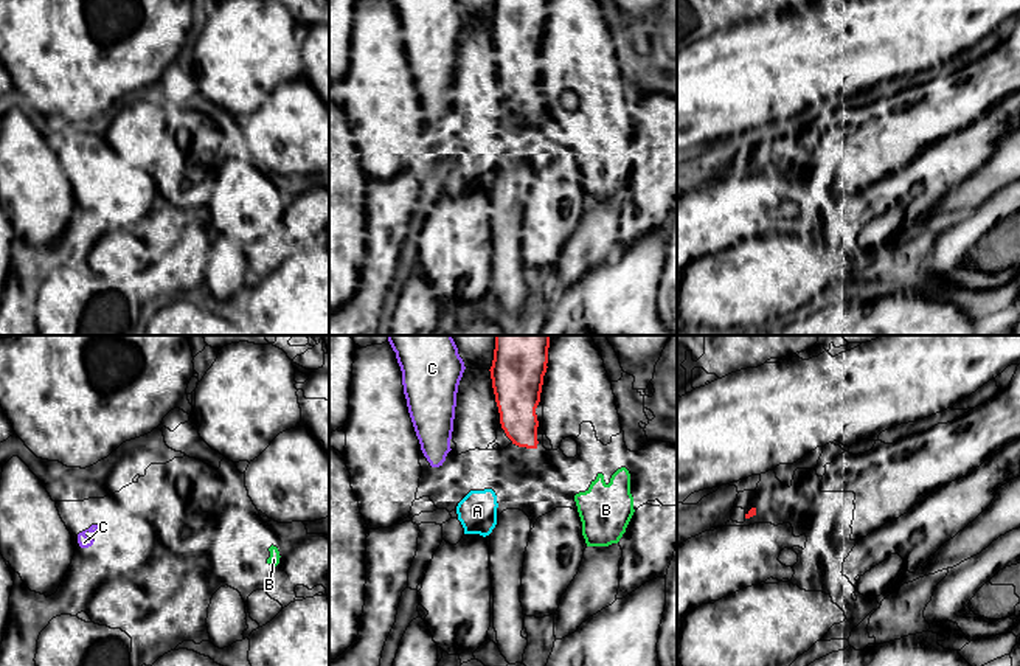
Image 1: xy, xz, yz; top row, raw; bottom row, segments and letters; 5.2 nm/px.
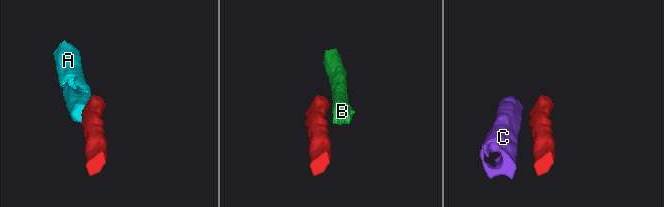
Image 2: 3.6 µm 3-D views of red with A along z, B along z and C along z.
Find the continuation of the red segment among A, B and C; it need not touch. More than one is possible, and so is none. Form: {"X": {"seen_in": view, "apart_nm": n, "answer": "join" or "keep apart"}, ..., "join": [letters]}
{"A": {"seen_in": "xz", "apart_nm": 260, "answer": "keep apart"}, "B": {"seen_in": "xz", "apart_nm": 320, "answer": "keep apart"}, "C": {"seen_in": "xz", "apart_nm": 130, "answer": "keep apart"}, "join": []}

